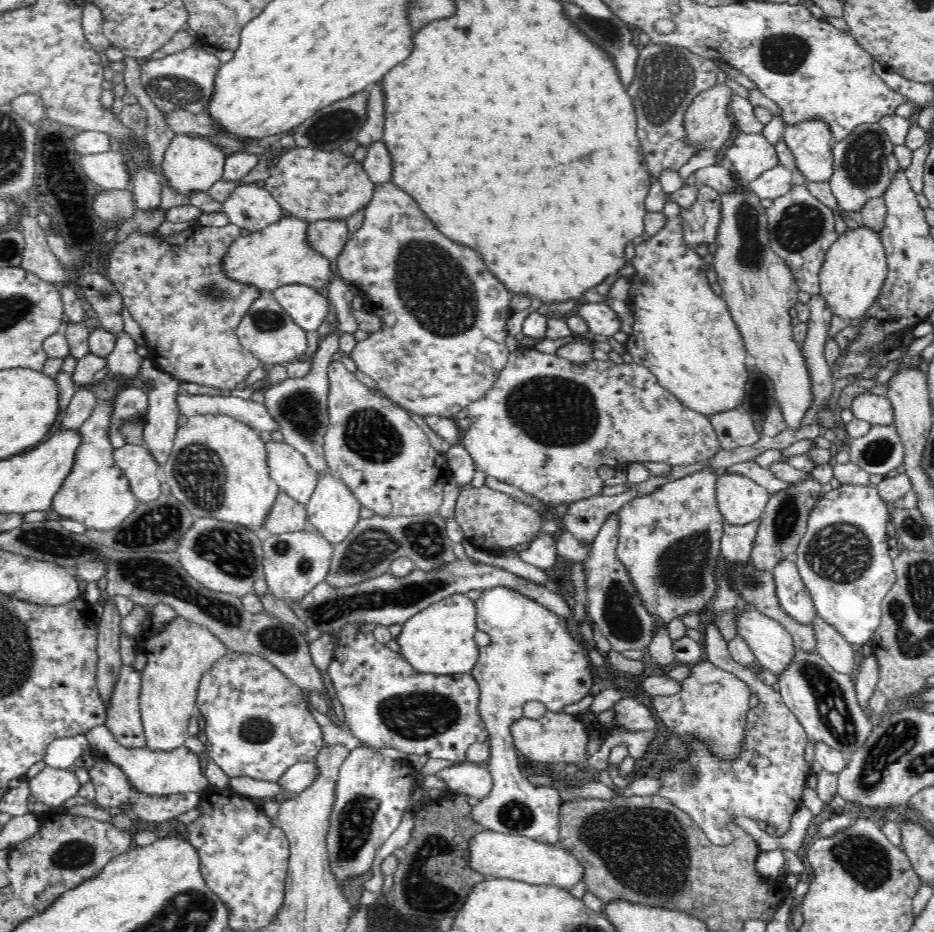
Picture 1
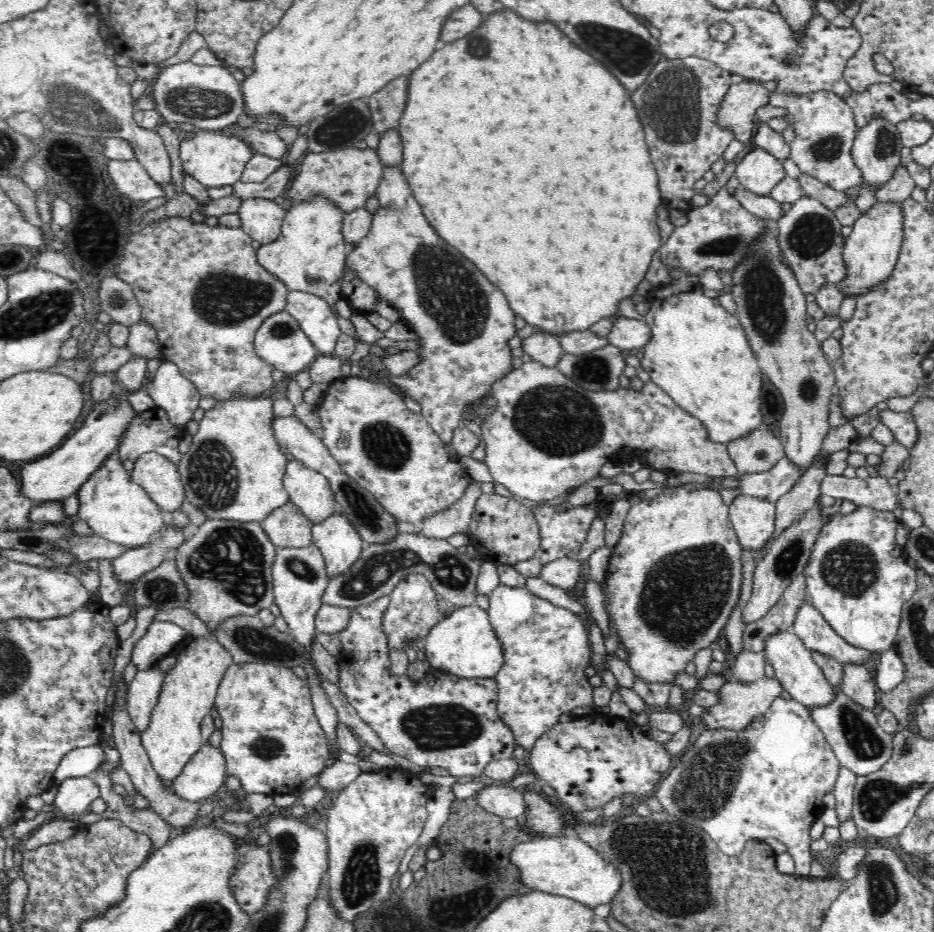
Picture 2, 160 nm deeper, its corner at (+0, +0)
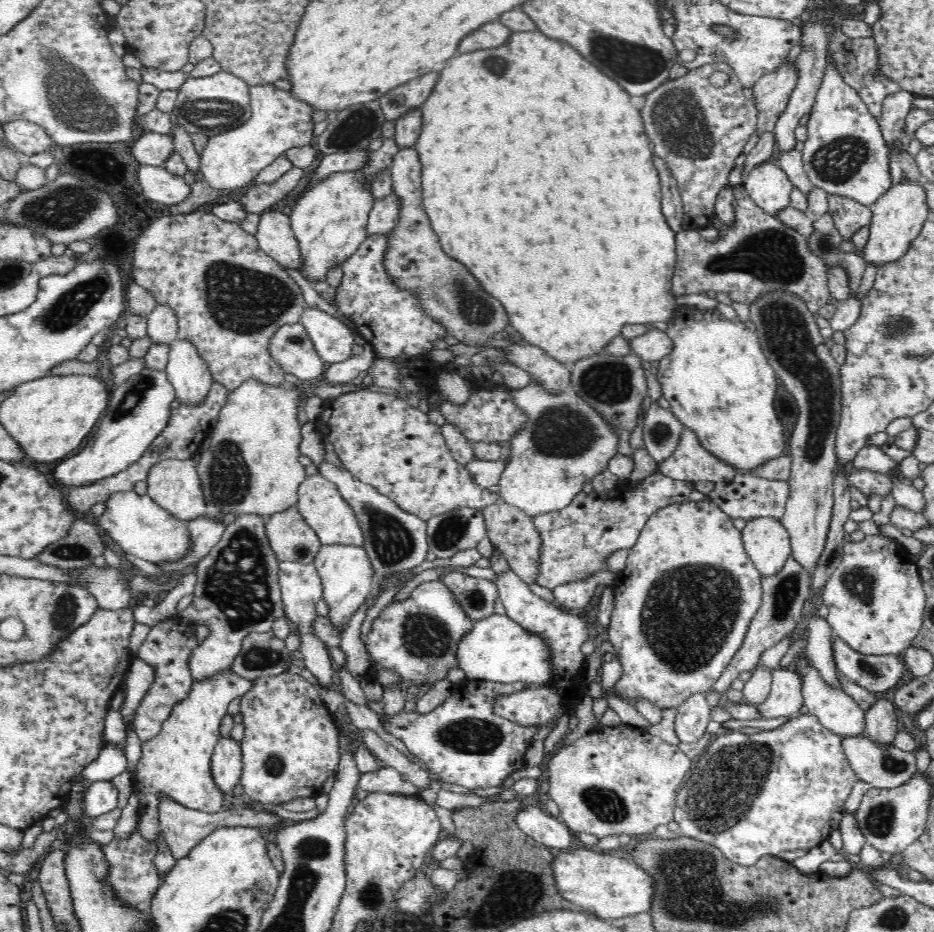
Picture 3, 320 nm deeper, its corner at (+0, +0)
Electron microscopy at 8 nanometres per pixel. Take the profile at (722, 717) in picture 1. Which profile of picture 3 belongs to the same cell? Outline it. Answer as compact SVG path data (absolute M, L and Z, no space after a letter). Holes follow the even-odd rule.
M777 668L772 673L770 696L757 709L765 718L790 717L805 711L803 680L794 671Z

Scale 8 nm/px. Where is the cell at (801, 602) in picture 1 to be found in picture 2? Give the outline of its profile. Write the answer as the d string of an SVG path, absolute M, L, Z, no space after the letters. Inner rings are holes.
M804 605L799 611L792 632L809 648L821 656L830 656L844 665L864 665L874 671L877 655L848 644L820 614L814 605Z

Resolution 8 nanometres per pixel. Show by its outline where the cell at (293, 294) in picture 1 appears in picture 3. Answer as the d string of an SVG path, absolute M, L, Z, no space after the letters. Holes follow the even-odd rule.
M304 306L301 323L325 363L336 364L351 358L354 339L344 323L308 306Z

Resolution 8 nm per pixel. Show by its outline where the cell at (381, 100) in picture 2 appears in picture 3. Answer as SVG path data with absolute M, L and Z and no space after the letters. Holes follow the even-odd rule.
M434 70L383 94L378 101L387 120L397 121L410 110L419 108L432 92L439 76L440 71Z

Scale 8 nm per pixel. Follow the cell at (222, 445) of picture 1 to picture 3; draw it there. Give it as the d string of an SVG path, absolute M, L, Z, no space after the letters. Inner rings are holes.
M250 379L230 391L224 408L220 410L218 422L204 444L208 444L208 454L198 460L200 485L203 486L205 500L220 504L222 512L232 514L256 514L266 519L271 515L296 507L298 502L298 488L306 480L305 467L298 457L302 446L301 423L299 409L308 397L315 396L315 392L299 390L298 385L264 385L256 379Z

